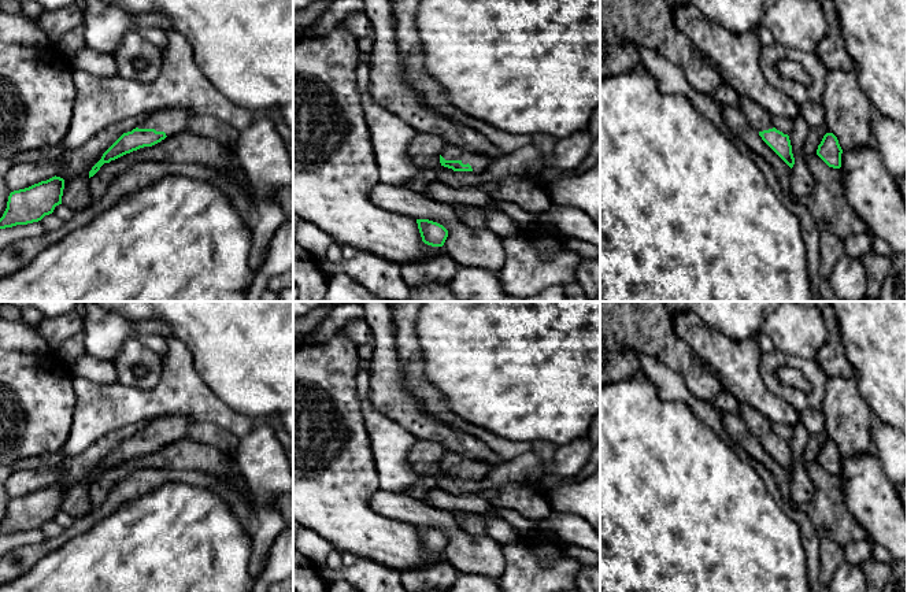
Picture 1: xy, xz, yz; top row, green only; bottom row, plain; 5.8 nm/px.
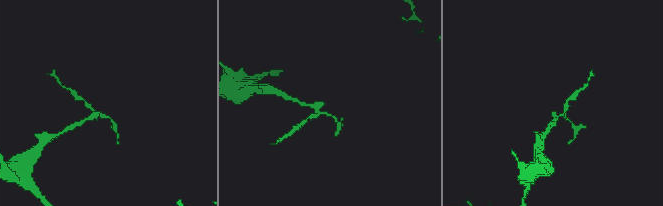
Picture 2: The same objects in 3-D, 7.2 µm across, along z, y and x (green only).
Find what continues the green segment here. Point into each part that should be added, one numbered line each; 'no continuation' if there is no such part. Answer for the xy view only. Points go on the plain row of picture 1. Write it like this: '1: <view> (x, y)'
1: xy (170, 429)

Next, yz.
1: yz (759, 426)

